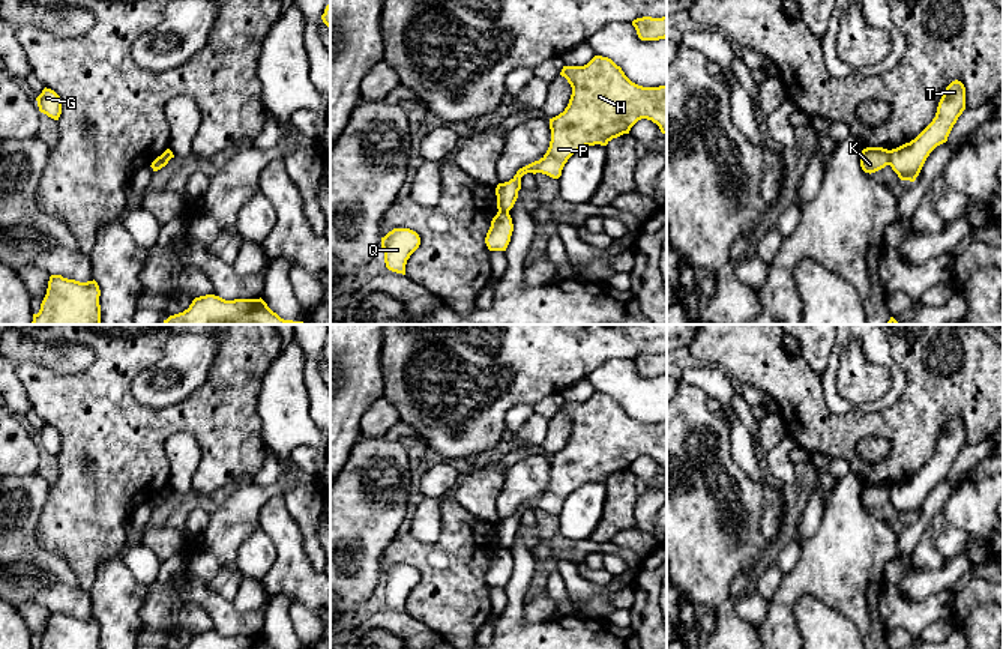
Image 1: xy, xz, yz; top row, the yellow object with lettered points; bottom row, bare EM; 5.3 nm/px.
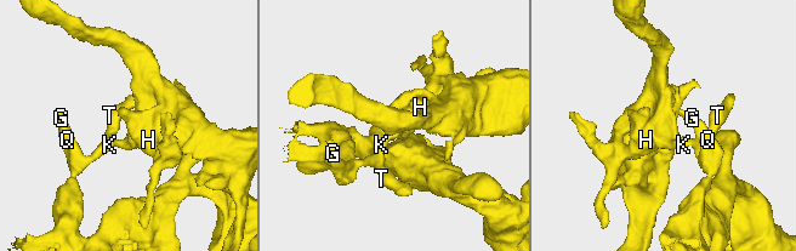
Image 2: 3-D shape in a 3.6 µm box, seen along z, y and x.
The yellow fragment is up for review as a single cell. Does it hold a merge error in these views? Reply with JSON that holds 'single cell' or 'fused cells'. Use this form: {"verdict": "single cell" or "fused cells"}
{"verdict": "fused cells"}

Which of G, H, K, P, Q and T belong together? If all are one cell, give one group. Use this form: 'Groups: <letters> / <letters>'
Groups: G Q T / H K P

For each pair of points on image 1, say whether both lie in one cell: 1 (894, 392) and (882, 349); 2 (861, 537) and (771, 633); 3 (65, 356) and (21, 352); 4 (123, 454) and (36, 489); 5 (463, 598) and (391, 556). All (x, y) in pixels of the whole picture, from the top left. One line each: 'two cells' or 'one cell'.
1: one cell
2: one cell
3: one cell
4: two cells
5: one cell

